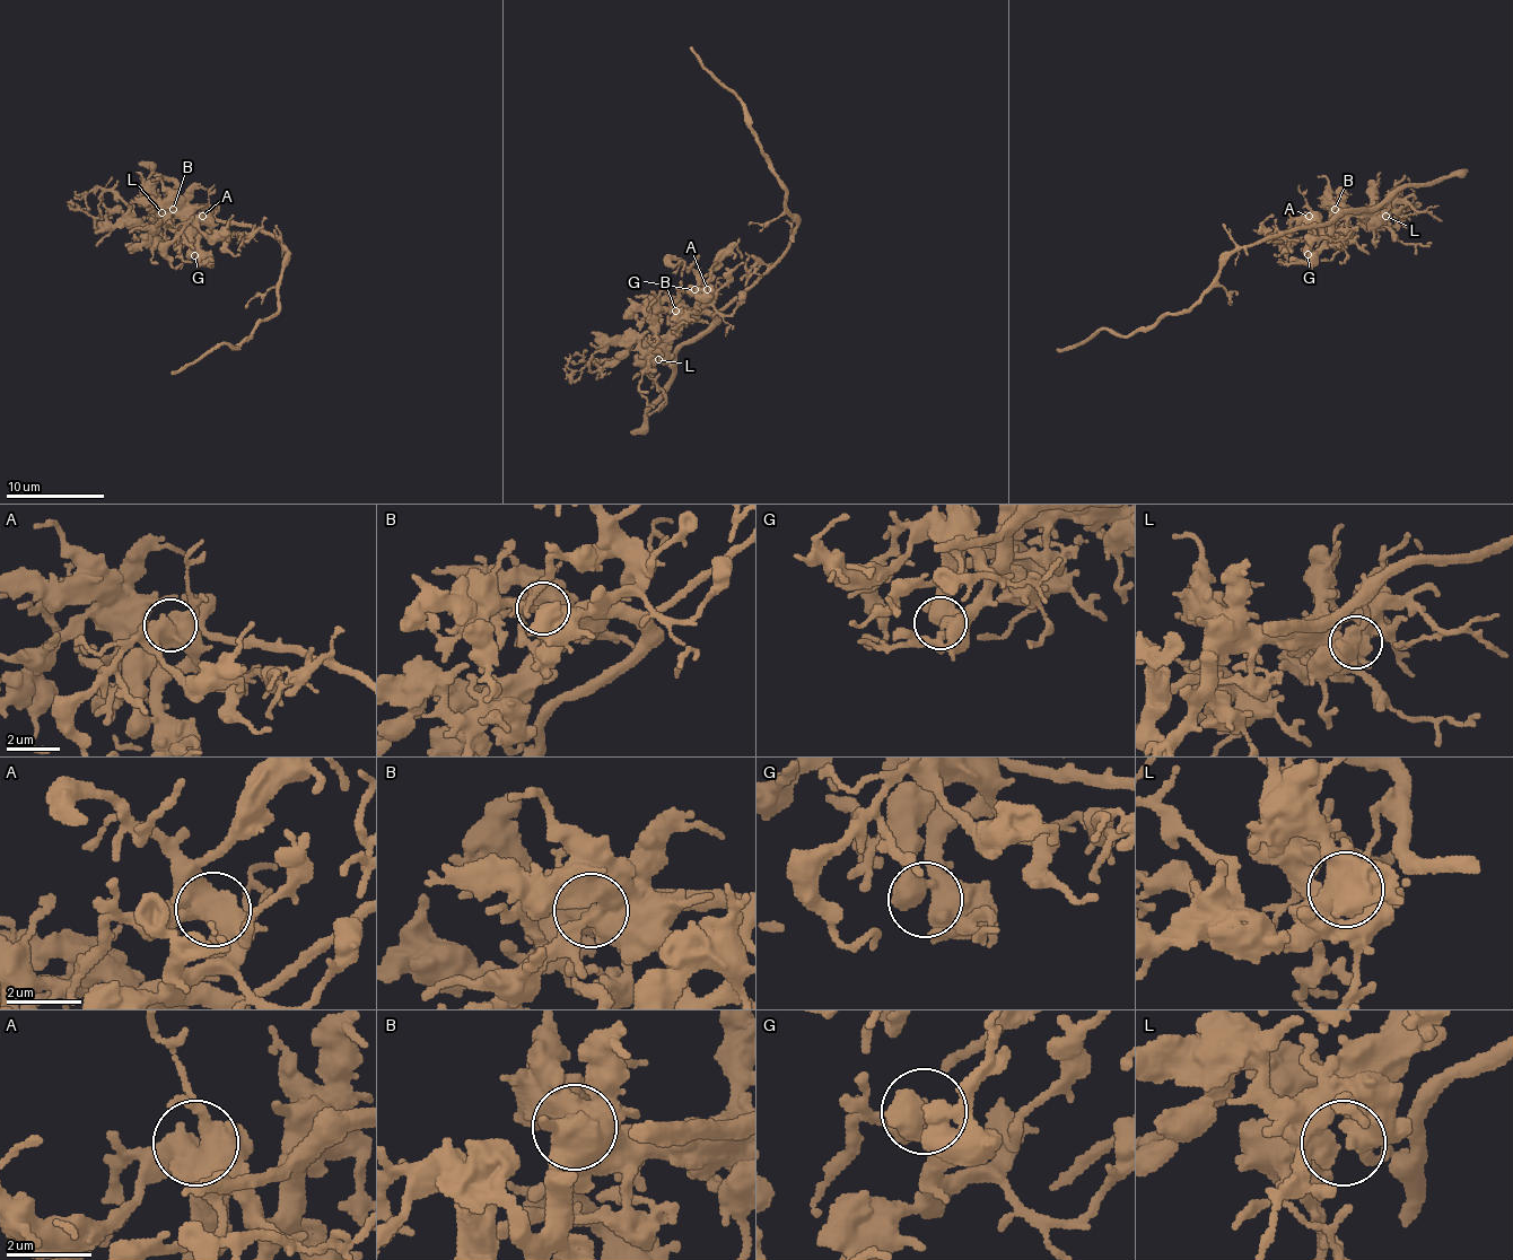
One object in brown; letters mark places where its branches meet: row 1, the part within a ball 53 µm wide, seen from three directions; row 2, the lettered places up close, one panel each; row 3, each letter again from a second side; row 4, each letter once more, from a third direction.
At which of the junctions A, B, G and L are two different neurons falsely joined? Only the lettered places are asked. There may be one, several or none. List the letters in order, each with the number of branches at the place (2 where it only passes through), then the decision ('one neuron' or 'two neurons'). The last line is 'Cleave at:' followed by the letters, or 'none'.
A: branches 3; one neuron
B: branches 3; one neuron
G: branches 2; one neuron
L: branches 2; one neuron
Cleave at: none

